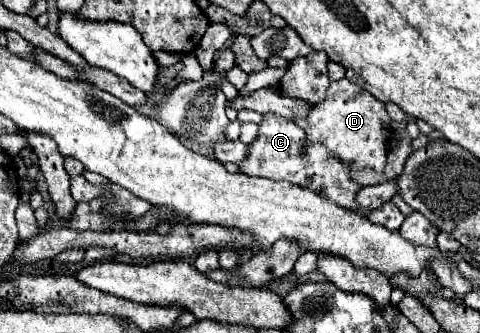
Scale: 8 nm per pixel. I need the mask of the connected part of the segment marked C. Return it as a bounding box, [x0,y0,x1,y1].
[238,114,362,210]

